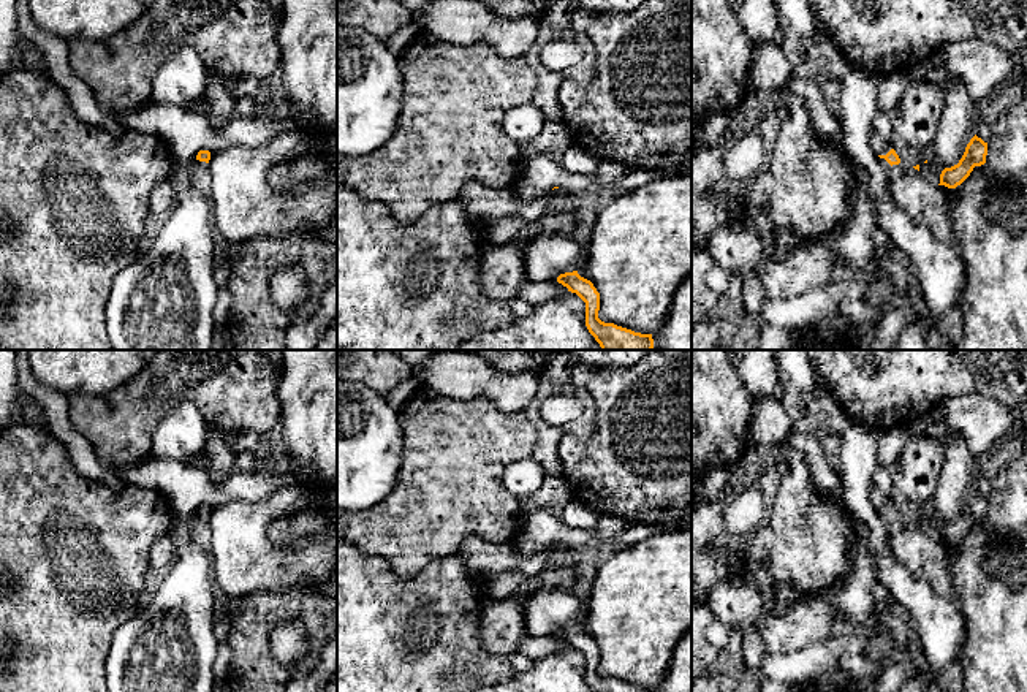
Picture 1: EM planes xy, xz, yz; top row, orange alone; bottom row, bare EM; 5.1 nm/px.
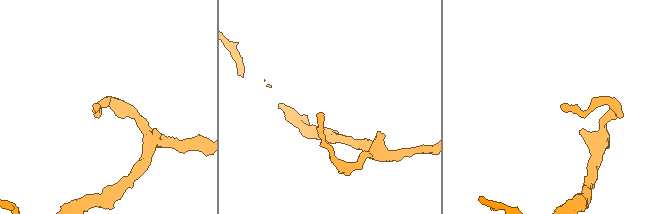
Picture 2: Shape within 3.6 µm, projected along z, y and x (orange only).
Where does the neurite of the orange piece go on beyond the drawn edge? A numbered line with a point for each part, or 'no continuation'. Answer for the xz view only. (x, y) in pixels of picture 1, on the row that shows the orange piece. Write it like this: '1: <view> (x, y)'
no continuation

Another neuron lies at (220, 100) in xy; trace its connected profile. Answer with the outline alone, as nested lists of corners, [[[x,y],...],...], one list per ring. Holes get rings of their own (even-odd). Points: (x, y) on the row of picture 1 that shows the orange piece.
[[[209,74],[204,101],[207,105],[206,116],[217,122],[217,128],[222,130],[236,108],[237,97],[226,87],[226,79]]]

